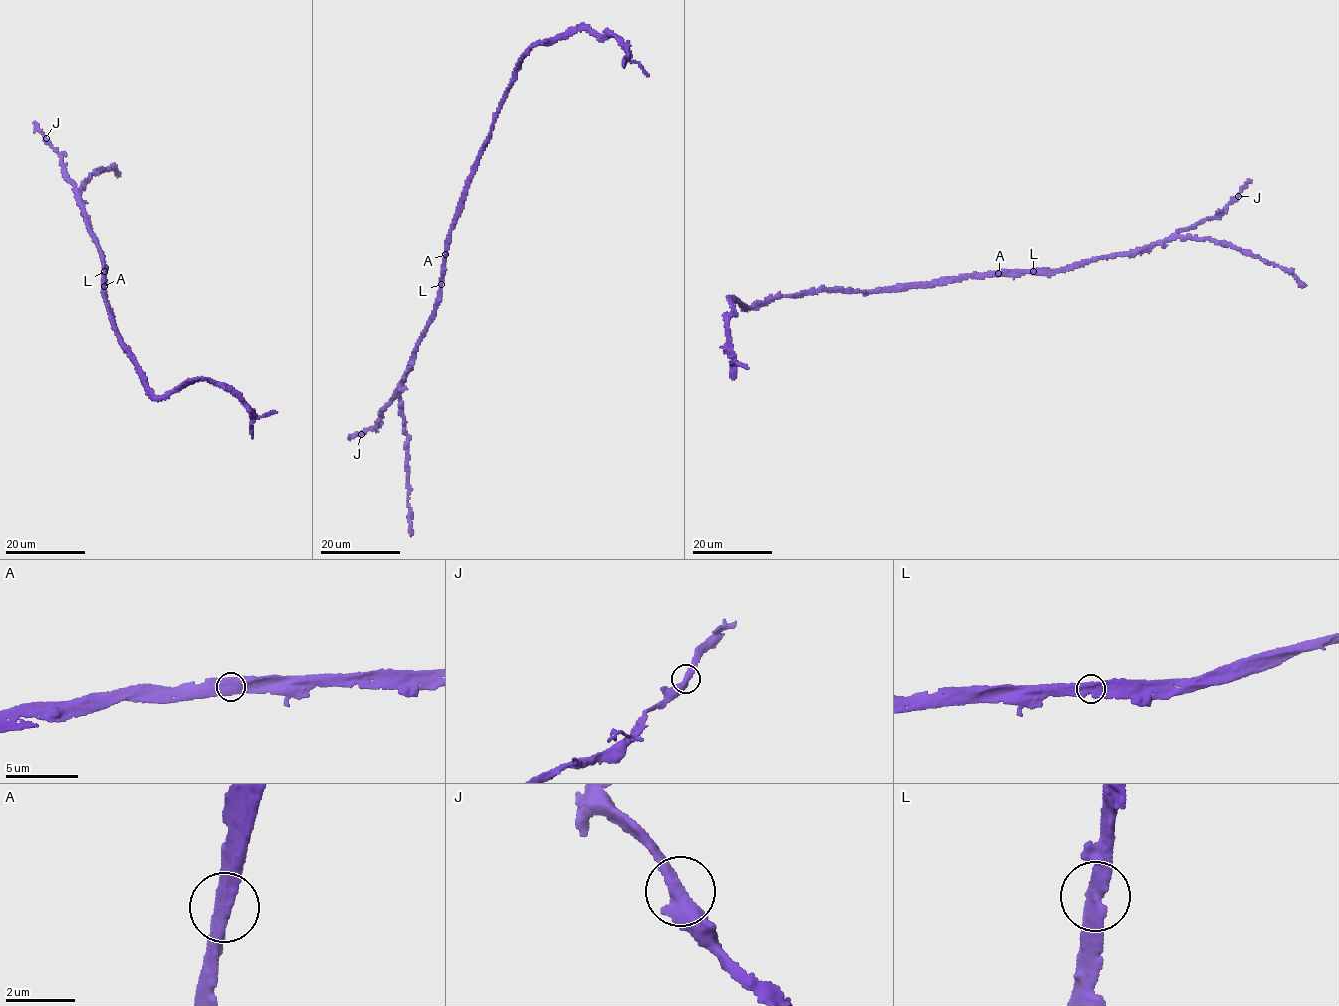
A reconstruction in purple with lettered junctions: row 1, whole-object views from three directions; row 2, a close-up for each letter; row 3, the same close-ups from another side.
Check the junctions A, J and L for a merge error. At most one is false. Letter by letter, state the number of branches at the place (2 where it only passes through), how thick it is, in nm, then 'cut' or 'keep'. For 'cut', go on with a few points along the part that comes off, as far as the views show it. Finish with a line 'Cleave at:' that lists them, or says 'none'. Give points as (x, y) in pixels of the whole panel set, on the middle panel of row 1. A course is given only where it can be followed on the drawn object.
A: branches 2; calibre 440 nm; keep
J: branches 2; calibre 440 nm; keep
L: branches 2; calibre 440 nm; keep
Cleave at: none

